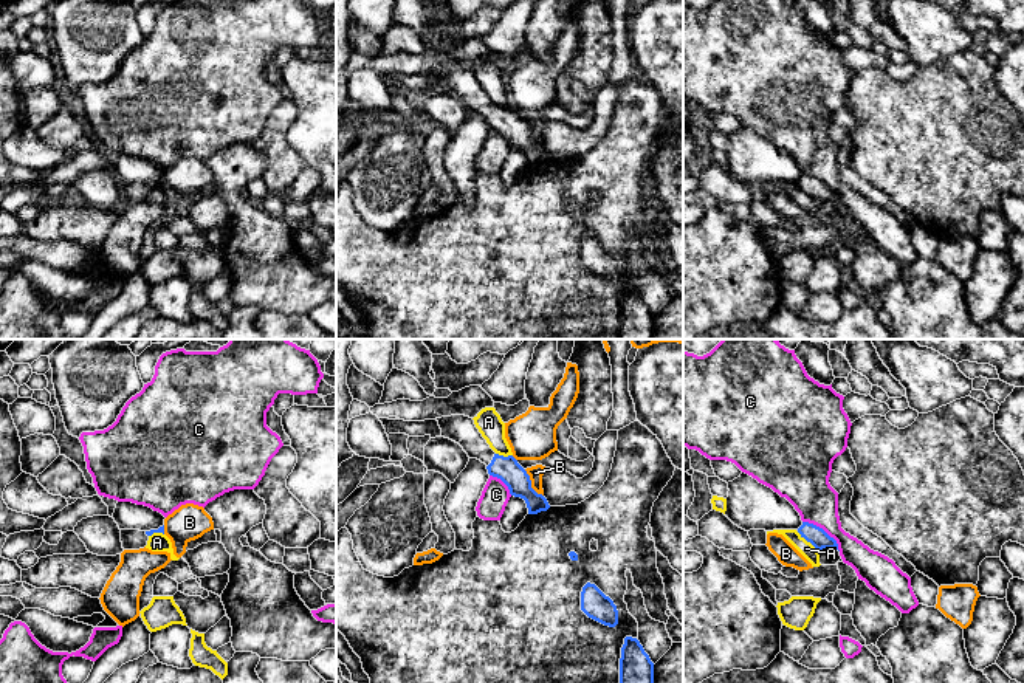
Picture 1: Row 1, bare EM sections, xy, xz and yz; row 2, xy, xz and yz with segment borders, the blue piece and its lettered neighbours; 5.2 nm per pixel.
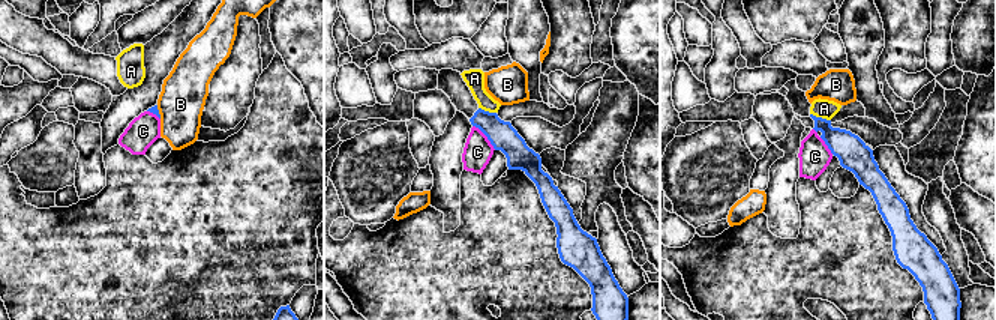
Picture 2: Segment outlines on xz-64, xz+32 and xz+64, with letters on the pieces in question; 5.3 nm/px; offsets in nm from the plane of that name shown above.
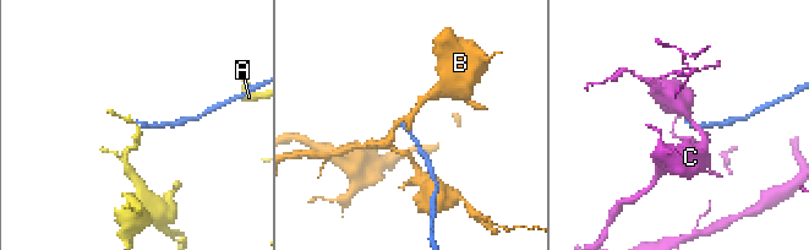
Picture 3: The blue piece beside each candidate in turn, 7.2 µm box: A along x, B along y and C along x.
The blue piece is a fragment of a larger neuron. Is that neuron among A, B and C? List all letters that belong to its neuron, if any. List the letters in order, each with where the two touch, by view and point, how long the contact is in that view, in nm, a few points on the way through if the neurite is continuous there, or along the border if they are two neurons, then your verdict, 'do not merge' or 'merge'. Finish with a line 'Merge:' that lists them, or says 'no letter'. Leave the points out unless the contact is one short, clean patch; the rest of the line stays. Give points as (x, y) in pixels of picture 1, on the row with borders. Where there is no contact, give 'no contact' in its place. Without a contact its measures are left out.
A: meets blue in yz at (807, 541); contact 150 nm long; do not merge
B: meets blue in xz at (530, 483); contact 170 nm long; border along xz (524, 470), (530, 485), (542, 496); do not merge
C: meets blue in yz at (823, 530); contact 260 nm long; border along yz (803, 521), (821, 527), (840, 550); do not merge
Merge: no letter

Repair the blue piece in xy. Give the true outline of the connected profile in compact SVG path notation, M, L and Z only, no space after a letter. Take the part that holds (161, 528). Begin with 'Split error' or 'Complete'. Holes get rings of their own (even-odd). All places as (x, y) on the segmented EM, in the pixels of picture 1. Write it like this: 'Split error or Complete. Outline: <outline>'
Split error. Outline: M164 525L158 530L150 531L139 531L139 530L121 530L121 542L124 550L139 550L147 545L149 537L153 533L163 533L164 534Z

